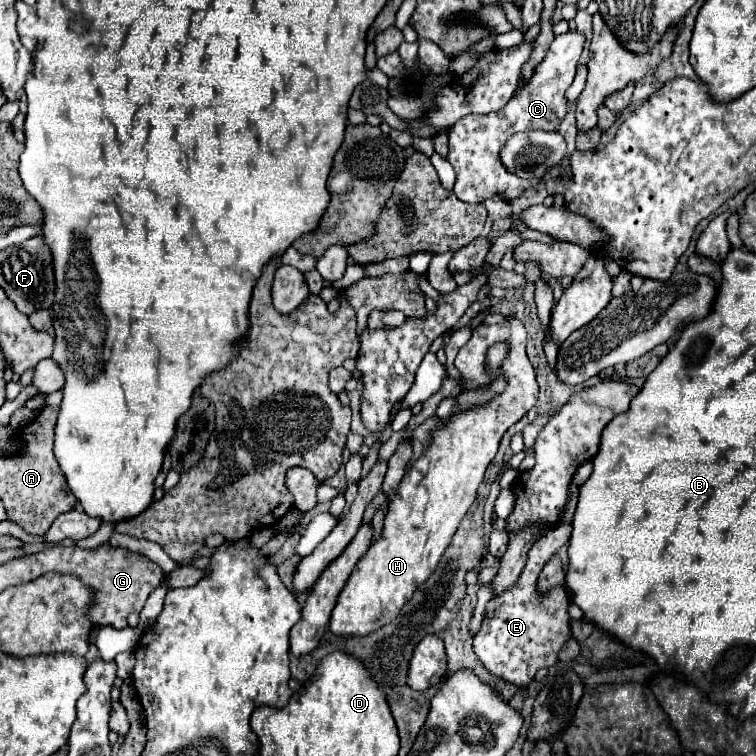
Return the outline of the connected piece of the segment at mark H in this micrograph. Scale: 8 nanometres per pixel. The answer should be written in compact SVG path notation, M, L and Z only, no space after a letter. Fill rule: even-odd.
M508 316L504 324L478 326L472 332L472 338L460 348L454 366L460 372L462 392L488 388L498 376L506 378L506 388L482 406L452 410L448 418L438 420L426 450L410 464L388 504L382 536L362 554L338 596L328 624L334 634L364 636L396 618L418 584L434 572L434 564L442 558L446 544L450 544L450 536L456 532L466 510L474 504L478 486L498 452L502 434L538 400L534 366L526 356L526 328L522 320L514 316ZM498 342L506 342L510 350L498 374L492 376L486 372L486 352Z

